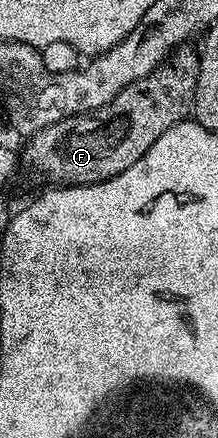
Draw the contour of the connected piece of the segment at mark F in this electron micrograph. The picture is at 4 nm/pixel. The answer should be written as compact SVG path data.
M192 48L174 50L150 76L130 84L110 100L102 108L92 111L90 114L76 114L73 118L62 120L58 124L50 124L42 128L37 134L27 139L28 147L22 150L22 162L29 166L36 174L49 178L52 184L87 184L89 182L104 182L108 178L118 176L130 168L174 124L185 121L192 113L192 101L198 88L198 72L200 71L200 55Z

